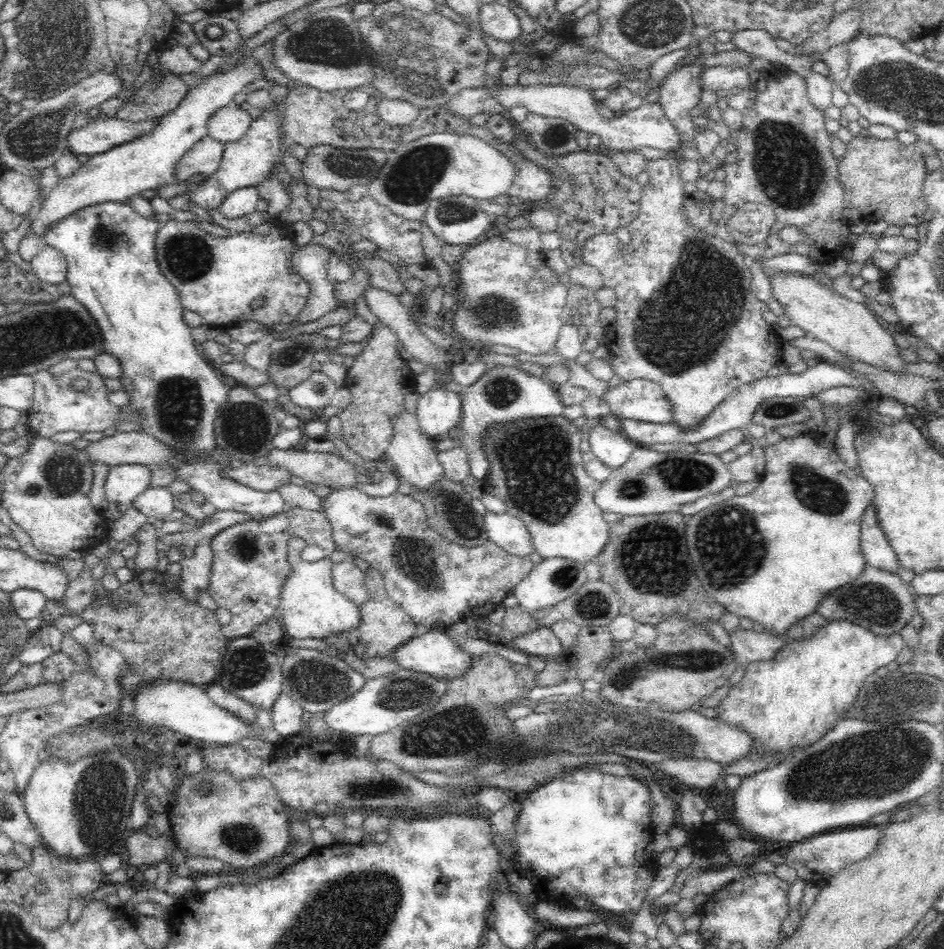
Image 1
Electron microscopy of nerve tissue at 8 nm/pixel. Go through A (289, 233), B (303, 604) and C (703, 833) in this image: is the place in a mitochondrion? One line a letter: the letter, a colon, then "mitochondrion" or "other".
A: other
B: other
C: other

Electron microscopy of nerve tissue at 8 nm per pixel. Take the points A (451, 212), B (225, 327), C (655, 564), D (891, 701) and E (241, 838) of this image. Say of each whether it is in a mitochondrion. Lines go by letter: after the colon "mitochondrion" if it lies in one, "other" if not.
A: mitochondrion
B: other
C: mitochondrion
D: mitochondrion
E: mitochondrion

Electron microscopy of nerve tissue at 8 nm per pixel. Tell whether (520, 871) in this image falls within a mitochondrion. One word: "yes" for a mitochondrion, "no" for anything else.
no

